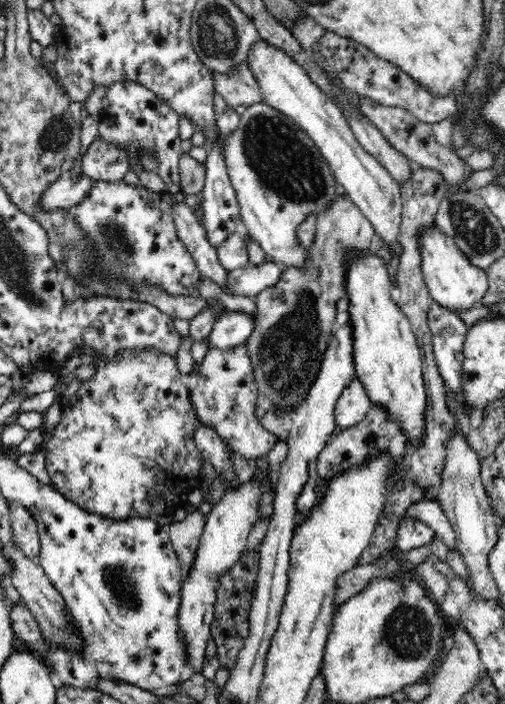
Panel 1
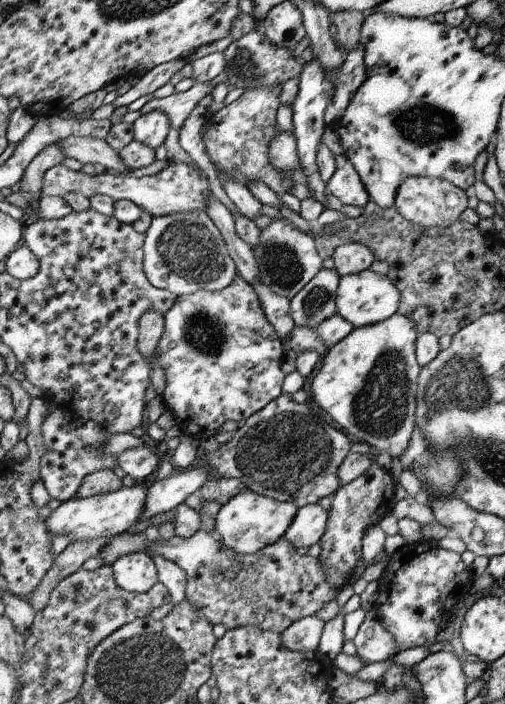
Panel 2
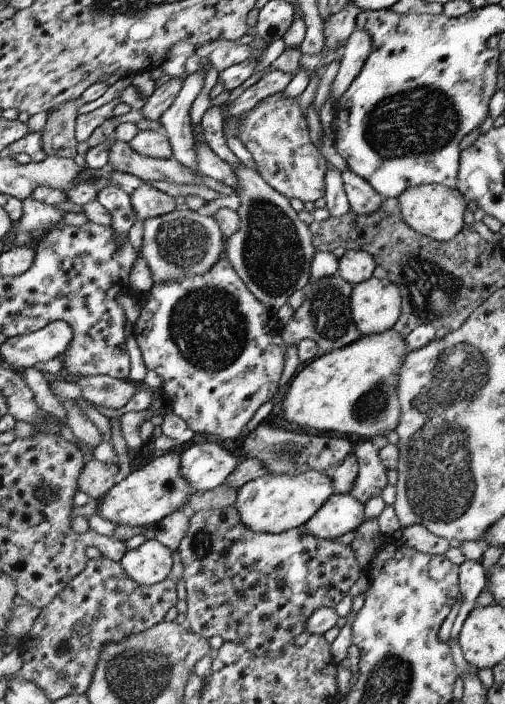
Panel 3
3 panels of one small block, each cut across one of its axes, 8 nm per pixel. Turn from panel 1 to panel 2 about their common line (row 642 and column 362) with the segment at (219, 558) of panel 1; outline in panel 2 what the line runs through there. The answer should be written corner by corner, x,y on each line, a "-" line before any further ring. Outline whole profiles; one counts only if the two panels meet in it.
344,154
336,156
335,161
337,169
326,184
327,192
336,196
343,205
352,204
365,208
371,198
352,162

